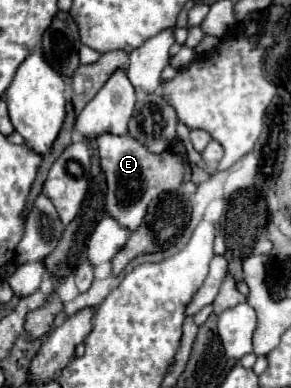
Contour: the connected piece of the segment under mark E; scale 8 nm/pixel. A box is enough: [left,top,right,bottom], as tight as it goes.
[96,134,184,232]

